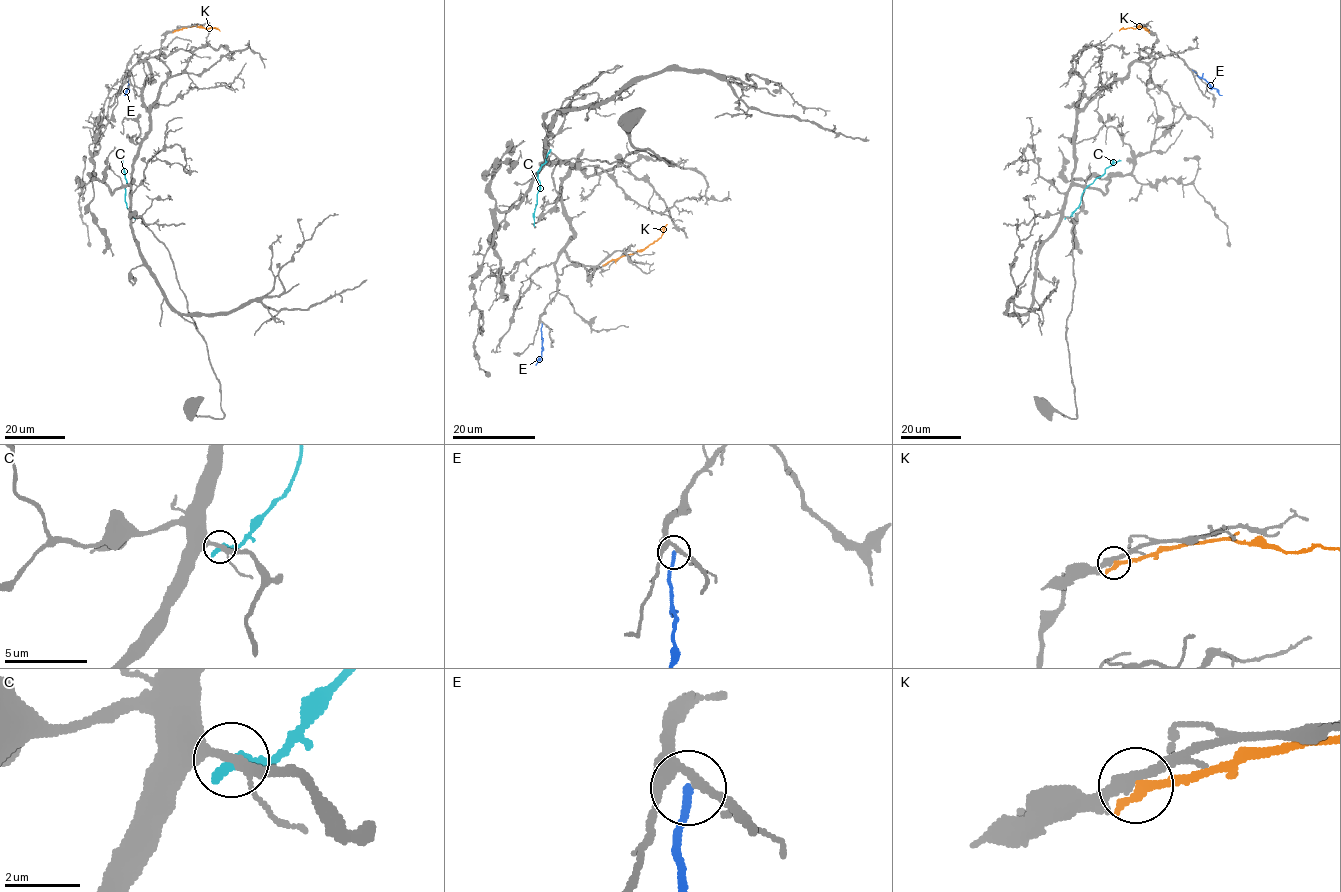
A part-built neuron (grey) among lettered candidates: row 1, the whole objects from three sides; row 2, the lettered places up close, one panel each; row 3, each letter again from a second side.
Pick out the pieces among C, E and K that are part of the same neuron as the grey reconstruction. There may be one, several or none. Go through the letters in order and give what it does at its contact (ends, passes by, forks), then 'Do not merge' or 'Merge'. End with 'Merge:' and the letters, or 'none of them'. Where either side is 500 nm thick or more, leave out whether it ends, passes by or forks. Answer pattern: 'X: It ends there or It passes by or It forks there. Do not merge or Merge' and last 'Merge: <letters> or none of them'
C: It ends there. Do not merge
E: It ends there. Do not merge
K: It ends there. Do not merge
Merge: none of them

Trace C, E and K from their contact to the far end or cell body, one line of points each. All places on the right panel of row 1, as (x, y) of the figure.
C: (1066, 217), (1079, 206), (1083, 191), (1107, 168), (1120, 160)
E: (1192, 70), (1222, 95)
K: (1148, 31), (1142, 27), (1119, 31)

